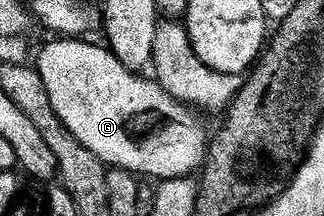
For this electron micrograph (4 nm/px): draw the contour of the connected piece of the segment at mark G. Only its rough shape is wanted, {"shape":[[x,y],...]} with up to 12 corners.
{"shape":[[82,39],[36,70],[106,167],[159,182],[201,170],[197,112]]}

